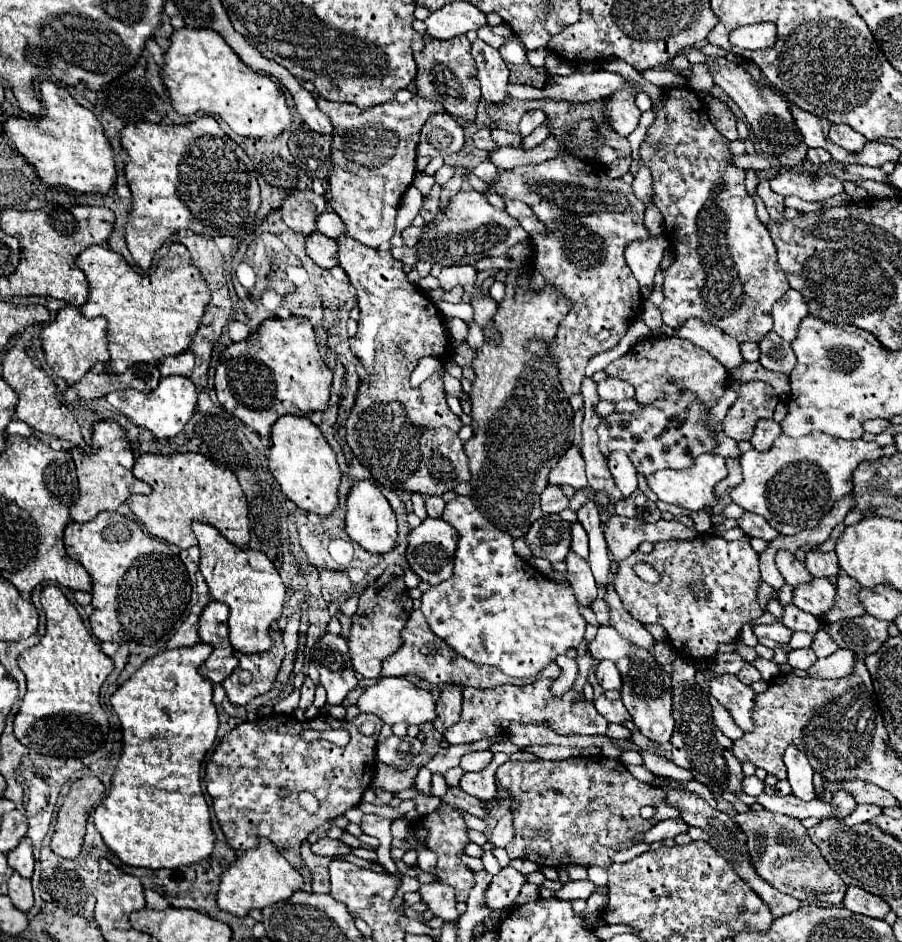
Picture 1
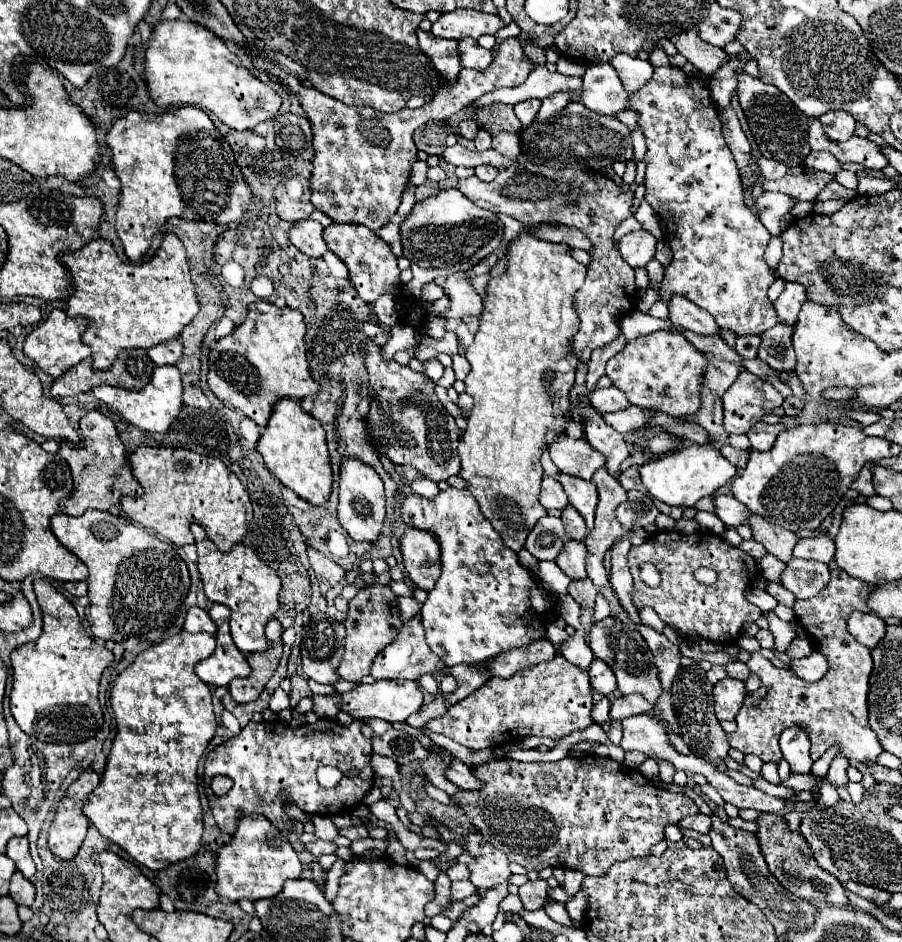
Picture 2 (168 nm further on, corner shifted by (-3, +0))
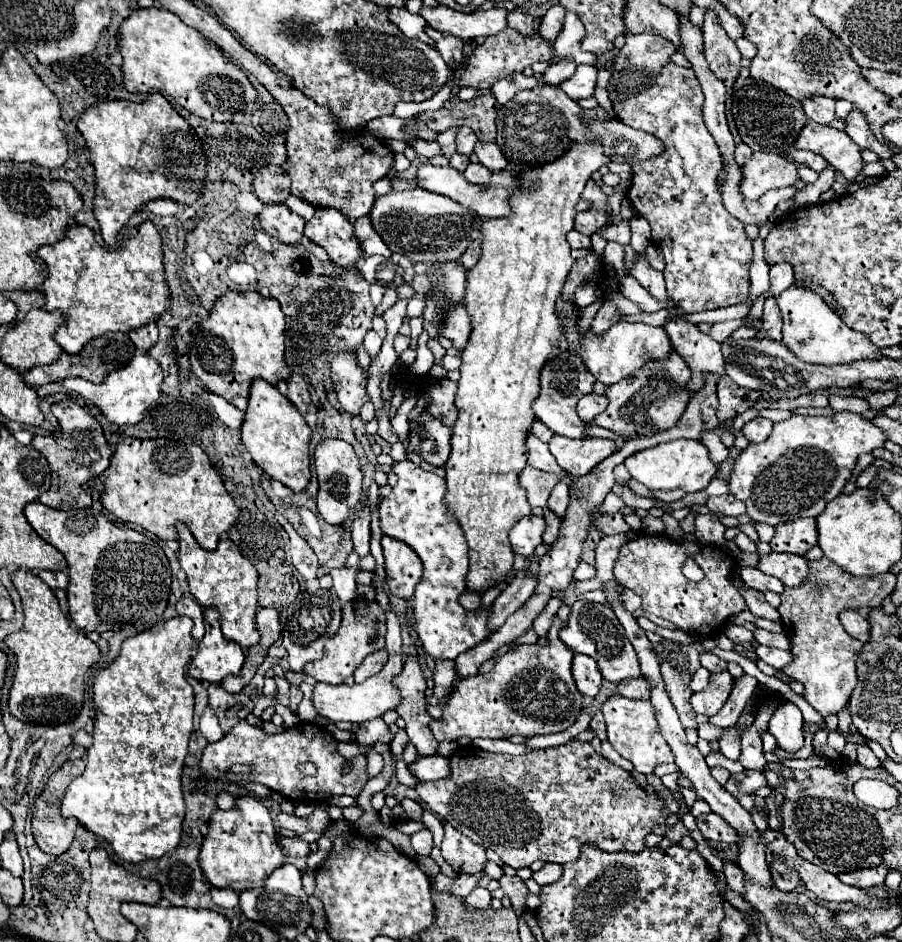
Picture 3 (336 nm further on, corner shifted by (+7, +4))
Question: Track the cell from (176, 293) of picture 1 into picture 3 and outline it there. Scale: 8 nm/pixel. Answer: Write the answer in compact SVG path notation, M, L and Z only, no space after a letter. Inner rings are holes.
M143 222L137 228L125 232L125 244L117 250L107 250L95 242L93 230L81 224L67 228L65 236L57 244L37 248L37 256L47 264L47 278L43 282L45 310L61 310L65 322L55 332L55 342L69 354L77 354L91 338L103 336L105 332L129 332L157 320L169 308L169 290L163 274L163 252L161 236L153 222Z

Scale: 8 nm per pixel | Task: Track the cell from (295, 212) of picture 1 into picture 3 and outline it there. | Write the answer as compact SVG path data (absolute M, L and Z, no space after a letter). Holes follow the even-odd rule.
M265 166L253 178L253 194L269 204L269 202L283 202L289 196L289 184L285 170L279 166Z

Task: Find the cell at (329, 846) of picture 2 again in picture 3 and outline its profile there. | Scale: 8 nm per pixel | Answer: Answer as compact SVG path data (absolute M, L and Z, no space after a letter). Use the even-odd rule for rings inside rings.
M281 838L281 848L287 852L287 856L309 856L309 844L301 838Z

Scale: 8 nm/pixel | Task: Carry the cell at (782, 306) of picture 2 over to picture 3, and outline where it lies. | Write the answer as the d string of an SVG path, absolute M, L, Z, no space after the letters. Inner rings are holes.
M787 262L773 264L769 270L769 276L771 276L771 294L773 296L779 296L783 290L791 288L793 280L795 280L793 278L793 266Z

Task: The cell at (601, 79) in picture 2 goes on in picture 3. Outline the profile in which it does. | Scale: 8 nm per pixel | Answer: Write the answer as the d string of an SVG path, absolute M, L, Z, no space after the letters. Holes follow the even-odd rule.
M577 66L575 74L569 80L565 80L561 84L561 88L571 100L579 100L579 98L593 96L595 84L597 84L597 68L595 66Z

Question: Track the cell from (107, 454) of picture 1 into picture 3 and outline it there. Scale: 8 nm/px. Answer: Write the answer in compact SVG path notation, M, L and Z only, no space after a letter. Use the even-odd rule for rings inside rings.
M61 400L53 404L51 412L59 422L59 430L47 436L33 436L31 442L31 446L39 450L51 466L51 488L39 496L39 502L57 510L89 508L93 498L81 486L107 470L113 452L103 436L103 428L99 426L99 422L73 400Z

